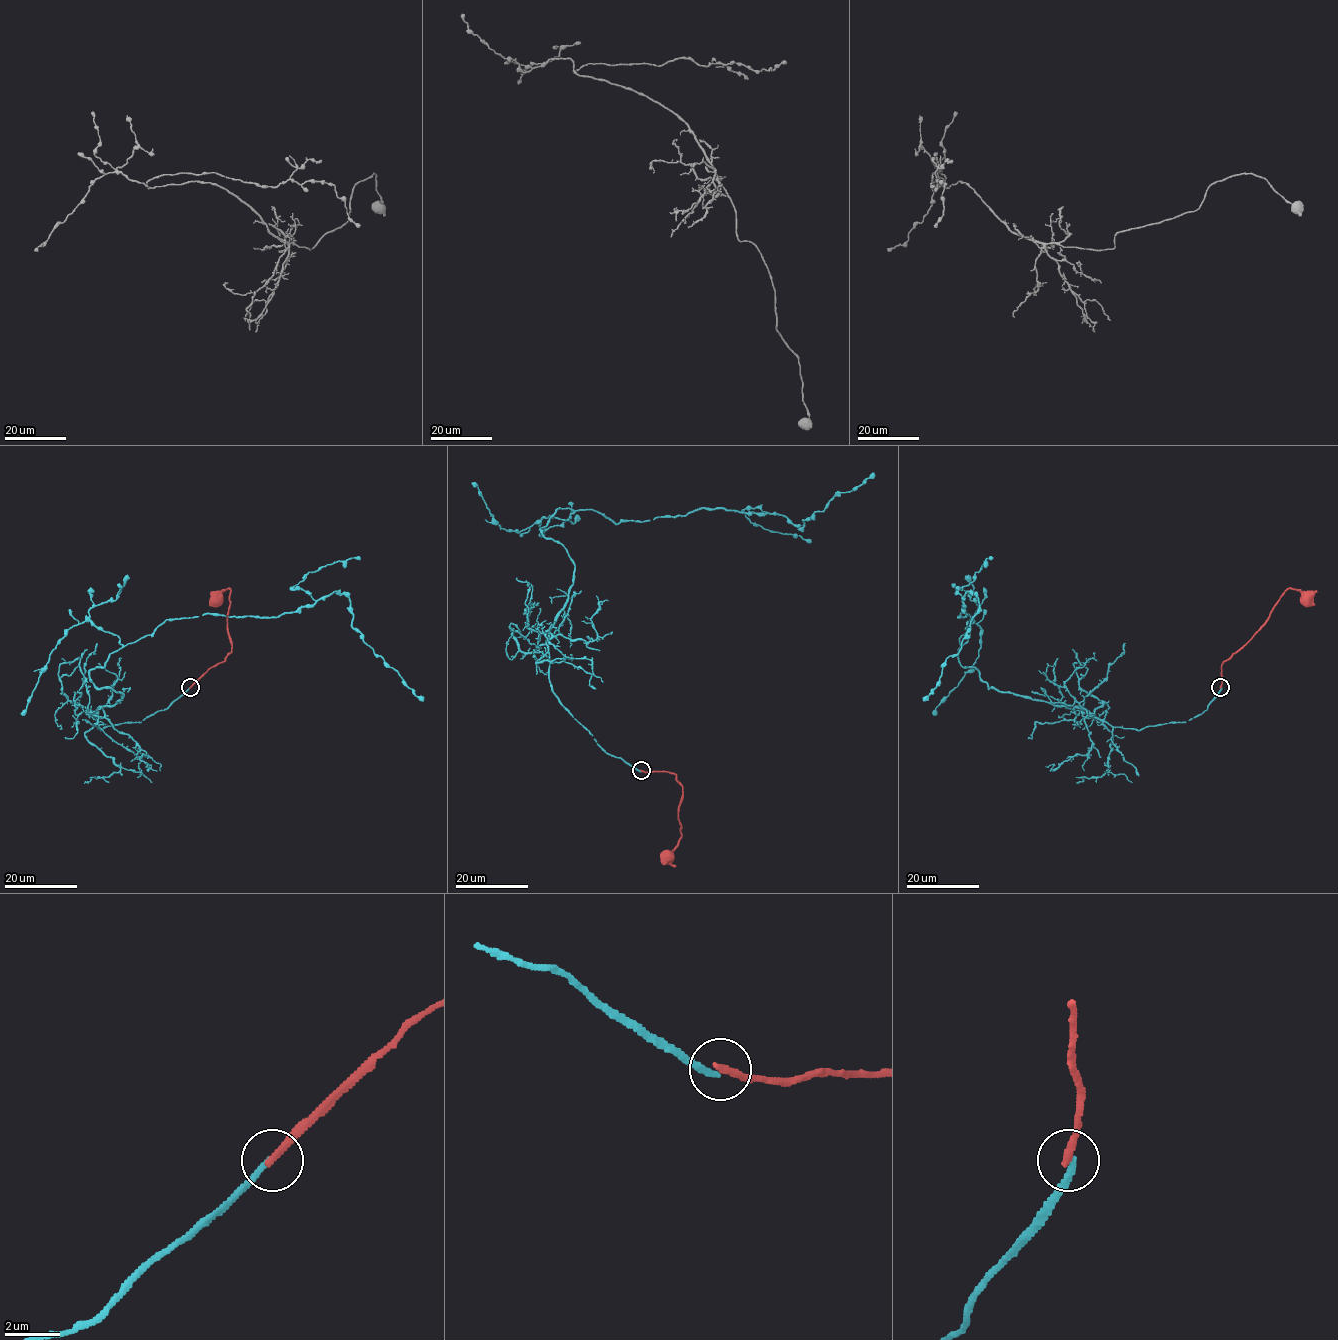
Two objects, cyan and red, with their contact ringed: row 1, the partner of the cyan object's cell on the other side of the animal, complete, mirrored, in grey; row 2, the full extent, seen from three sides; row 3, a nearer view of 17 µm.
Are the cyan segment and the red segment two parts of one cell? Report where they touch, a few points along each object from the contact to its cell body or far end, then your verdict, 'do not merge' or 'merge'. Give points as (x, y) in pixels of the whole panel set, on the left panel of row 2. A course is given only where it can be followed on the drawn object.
(190, 687) | cyan via (189, 687), (101, 730), (97, 710), (123, 695), (90, 671), (168, 619), (274, 617), (335, 591), (423, 700) | red via (190, 687), (231, 652), (227, 631), (230, 590), (224, 589), (217, 596) | do not merge

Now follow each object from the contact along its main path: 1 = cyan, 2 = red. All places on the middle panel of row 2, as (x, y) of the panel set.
1: (640, 771), (552, 689), (574, 565), (541, 528), (558, 508), (725, 508), (801, 529), (874, 473)
2: (641, 771), (674, 773), (682, 787), (678, 807), (681, 836), (668, 858)

